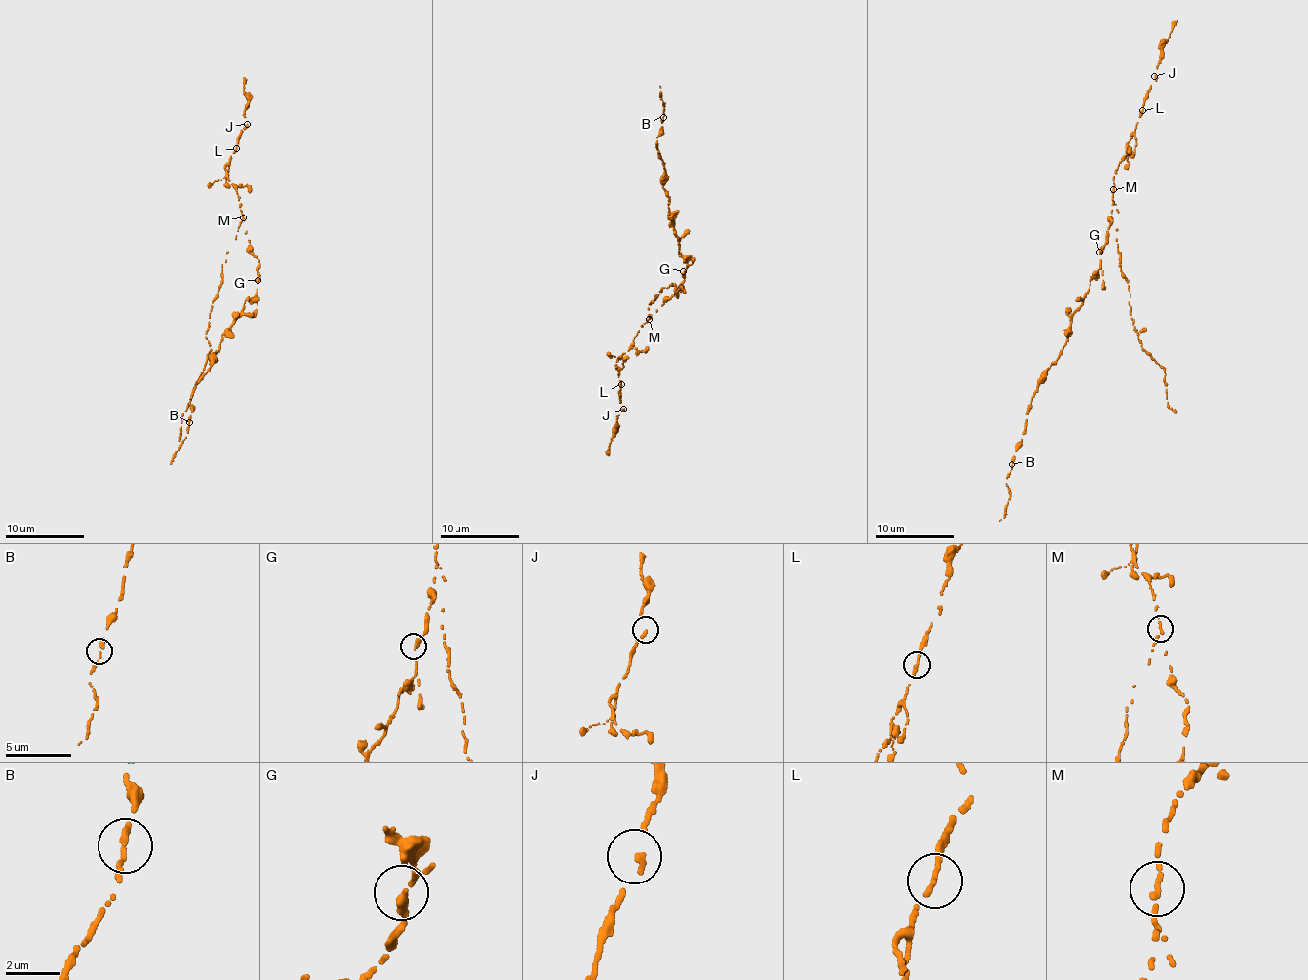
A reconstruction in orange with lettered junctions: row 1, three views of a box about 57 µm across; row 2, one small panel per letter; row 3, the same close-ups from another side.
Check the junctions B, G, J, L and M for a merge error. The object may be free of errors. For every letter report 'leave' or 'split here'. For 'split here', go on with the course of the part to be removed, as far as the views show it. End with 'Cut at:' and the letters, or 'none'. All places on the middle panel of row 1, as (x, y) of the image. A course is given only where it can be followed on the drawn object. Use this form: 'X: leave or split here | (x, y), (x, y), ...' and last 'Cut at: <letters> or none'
B: leave
G: leave
J: leave
L: leave
M: split here
Cut at: M

